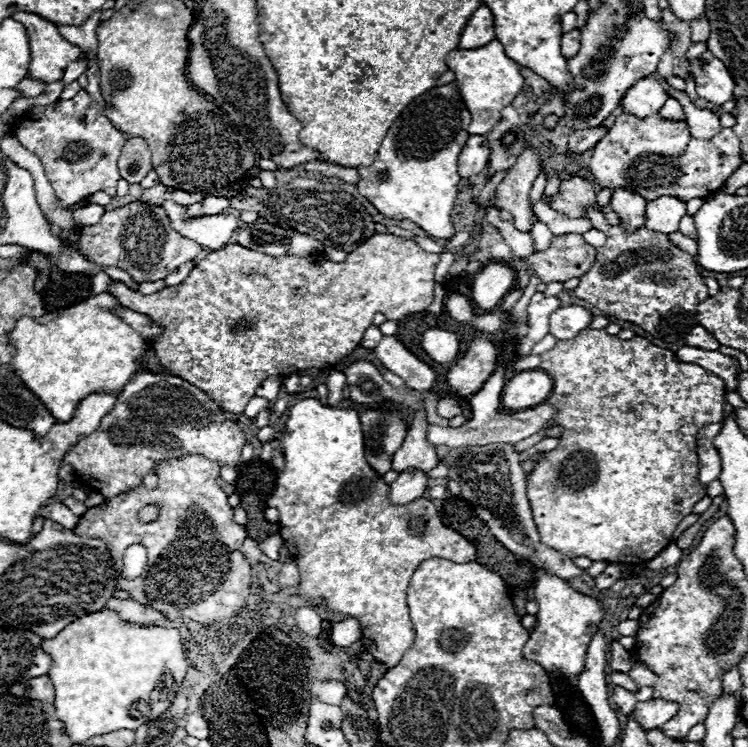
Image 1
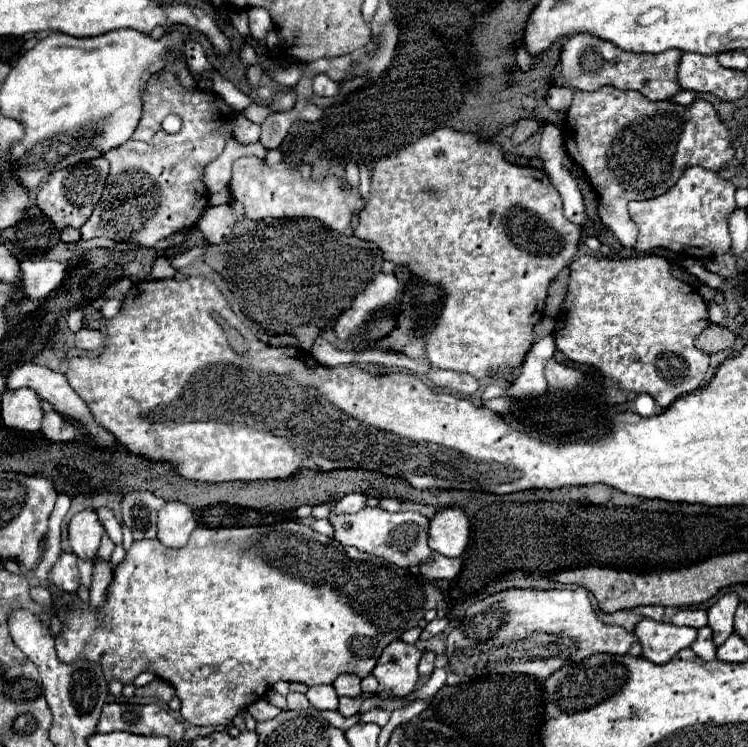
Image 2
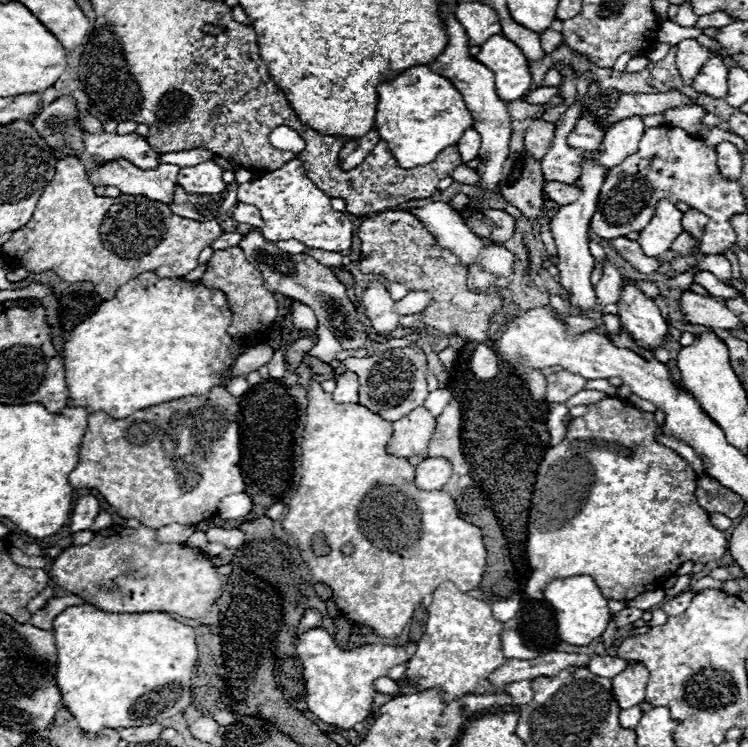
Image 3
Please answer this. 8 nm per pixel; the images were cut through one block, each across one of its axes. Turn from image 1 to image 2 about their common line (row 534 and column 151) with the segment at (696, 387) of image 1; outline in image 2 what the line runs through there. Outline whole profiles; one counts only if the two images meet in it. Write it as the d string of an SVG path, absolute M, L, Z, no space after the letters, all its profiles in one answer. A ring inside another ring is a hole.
M284 520L276 522L270 526L246 526L246 527L218 527L202 528L198 526L188 544L180 550L170 550L160 544L160 540L138 540L134 542L132 550L126 552L126 558L122 564L116 568L112 584L108 588L106 596L106 606L102 610L88 608L86 612L82 610L68 610L64 630L56 638L56 650L60 660L72 664L76 660L90 660L96 662L104 668L106 680L120 678L122 684L132 684L136 674L140 672L154 672L156 676L168 680L174 684L176 694L180 696L180 714L184 720L188 720L194 726L226 726L234 720L234 716L248 708L252 702L260 700L278 680L284 682L302 682L306 686L316 686L316 684L332 684L340 674L356 674L360 678L366 678L382 650L394 642L396 638L402 636L412 626L418 626L418 622L424 618L428 608L436 608L444 600L442 590L434 584L428 582L422 574L412 574L408 568L396 568L394 564L370 556L366 552L360 552L350 546L342 546L334 538L322 536L314 532L308 526L302 526L294 520Z

